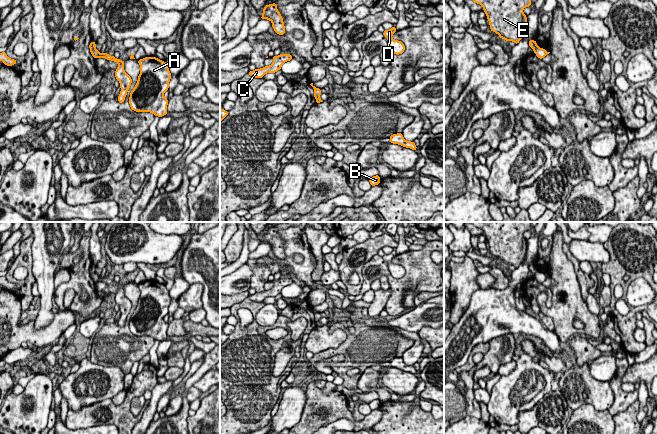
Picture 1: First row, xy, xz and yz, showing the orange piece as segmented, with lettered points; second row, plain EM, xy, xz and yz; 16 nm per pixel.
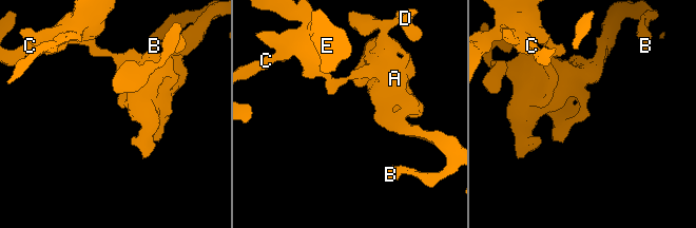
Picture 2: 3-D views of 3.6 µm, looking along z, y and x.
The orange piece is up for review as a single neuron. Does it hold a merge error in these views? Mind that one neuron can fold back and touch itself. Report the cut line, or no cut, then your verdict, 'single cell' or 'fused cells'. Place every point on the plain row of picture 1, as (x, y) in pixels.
yz (537, 270), (534, 274) | fused cells

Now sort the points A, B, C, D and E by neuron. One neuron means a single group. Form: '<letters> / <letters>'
A B D / C E

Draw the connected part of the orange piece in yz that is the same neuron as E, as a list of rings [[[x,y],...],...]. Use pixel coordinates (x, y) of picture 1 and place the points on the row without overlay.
[[[472,222],[472,224],[483,230],[490,254],[498,258],[500,262],[518,268],[525,260],[527,240],[523,237],[523,233],[530,231],[531,222]]]

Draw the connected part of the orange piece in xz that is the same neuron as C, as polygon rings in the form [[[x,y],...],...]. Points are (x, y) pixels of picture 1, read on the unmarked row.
[[[280,278],[279,280],[273,280],[273,287],[269,290],[265,290],[264,292],[255,293],[254,295],[249,295],[248,298],[253,302],[263,302],[263,300],[267,297],[276,297],[281,293],[282,289],[293,283],[293,280],[290,278]]]

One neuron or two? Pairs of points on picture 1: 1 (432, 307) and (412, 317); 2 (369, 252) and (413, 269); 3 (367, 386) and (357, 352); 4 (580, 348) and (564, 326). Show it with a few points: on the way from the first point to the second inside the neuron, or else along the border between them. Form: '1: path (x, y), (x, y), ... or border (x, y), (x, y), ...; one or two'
1: path (427, 312), (417, 317); one
2: border (377, 253), (364, 265), (362, 274); two
3: border (368, 367), (361, 375), (357, 388); two
4: border (574, 334), (581, 336); two

